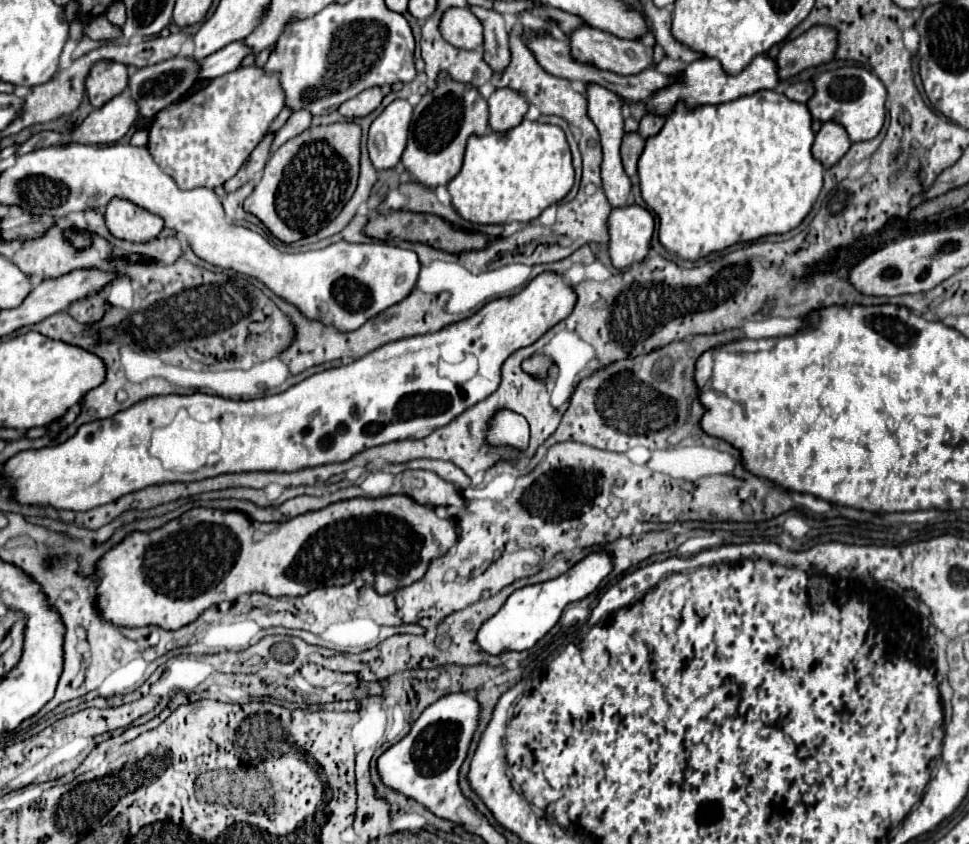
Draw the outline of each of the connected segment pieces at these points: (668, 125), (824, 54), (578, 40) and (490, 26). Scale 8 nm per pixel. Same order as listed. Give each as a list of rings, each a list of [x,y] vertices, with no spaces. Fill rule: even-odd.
[[[761,90],[761,92],[755,92],[751,96],[743,96],[743,98],[737,98],[733,102],[715,104],[715,106],[703,104],[697,108],[687,108],[685,104],[677,102],[673,112],[667,116],[661,132],[657,132],[655,136],[645,140],[647,144],[645,144],[645,150],[639,158],[639,166],[637,166],[637,176],[641,182],[641,196],[647,202],[647,206],[659,216],[659,240],[661,240],[661,244],[669,252],[679,254],[685,260],[697,260],[697,258],[705,258],[711,252],[725,250],[725,248],[739,244],[739,242],[753,242],[753,240],[759,240],[761,236],[767,236],[767,234],[785,234],[785,232],[797,228],[803,222],[803,218],[809,214],[809,210],[813,208],[813,204],[821,192],[821,186],[823,186],[823,166],[811,154],[813,138],[815,138],[813,118],[809,114],[807,104],[789,100],[785,94],[779,94],[775,90]]]
[[[813,26],[795,40],[783,44],[777,64],[781,80],[799,74],[805,68],[831,62],[837,50],[837,32],[829,26]]]
[[[587,24],[575,28],[567,38],[569,38],[569,50],[571,50],[573,60],[577,60],[581,64],[591,64],[599,70],[609,70],[609,72],[615,72],[621,76],[633,76],[655,64],[653,50],[649,46],[645,46],[641,40],[623,40],[623,38],[611,36],[607,32],[601,32],[597,28],[589,28]]]
[[[473,8],[473,14],[481,20],[485,28],[485,62],[495,70],[501,72],[509,64],[509,34],[505,30],[503,16],[493,10]]]

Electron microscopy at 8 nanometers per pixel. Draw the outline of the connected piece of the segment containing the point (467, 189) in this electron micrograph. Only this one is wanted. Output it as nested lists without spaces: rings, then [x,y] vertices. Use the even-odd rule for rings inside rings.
[[[523,120],[519,126],[507,132],[491,132],[485,136],[471,136],[465,150],[463,168],[447,184],[451,204],[457,214],[473,224],[509,224],[509,222],[531,222],[547,206],[561,202],[573,186],[573,164],[571,150],[565,134],[559,126]]]

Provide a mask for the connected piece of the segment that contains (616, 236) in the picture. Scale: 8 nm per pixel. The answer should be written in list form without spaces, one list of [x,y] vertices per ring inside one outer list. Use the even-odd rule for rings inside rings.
[[[631,204],[615,208],[609,216],[609,254],[615,268],[623,270],[635,262],[641,262],[649,254],[655,220],[649,210]]]

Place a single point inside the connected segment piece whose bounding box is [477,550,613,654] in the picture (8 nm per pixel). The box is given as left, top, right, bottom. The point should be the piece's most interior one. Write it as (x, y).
(529, 613)

